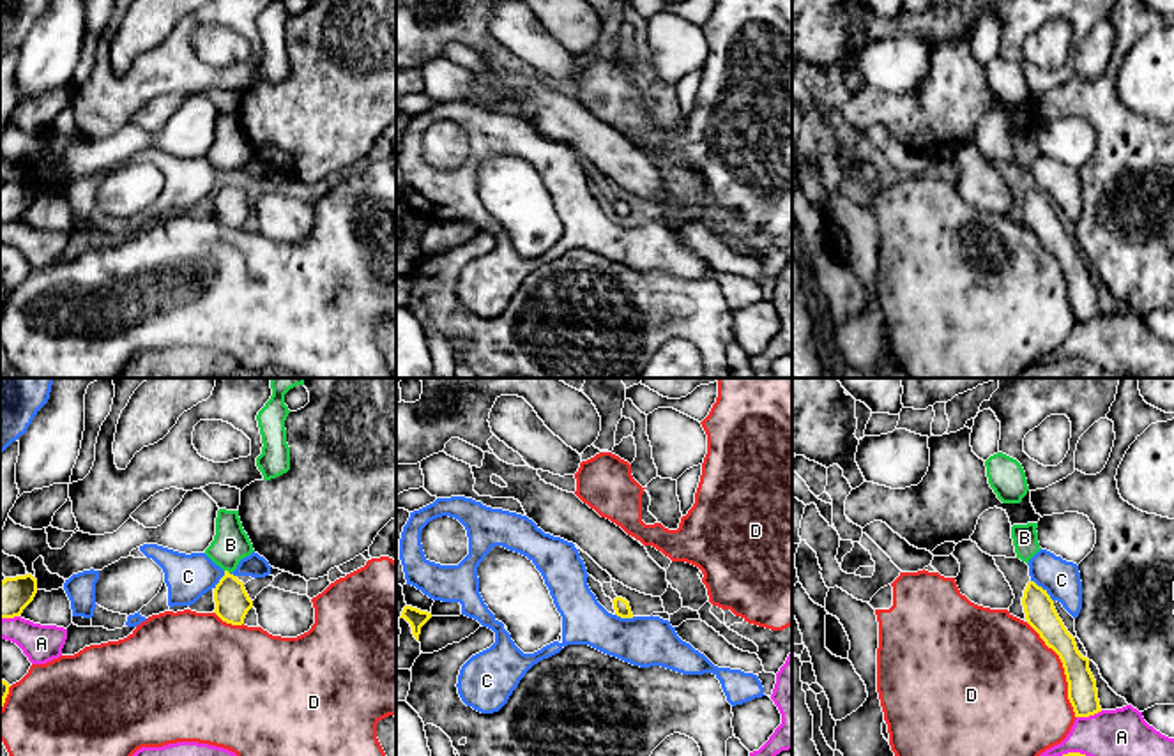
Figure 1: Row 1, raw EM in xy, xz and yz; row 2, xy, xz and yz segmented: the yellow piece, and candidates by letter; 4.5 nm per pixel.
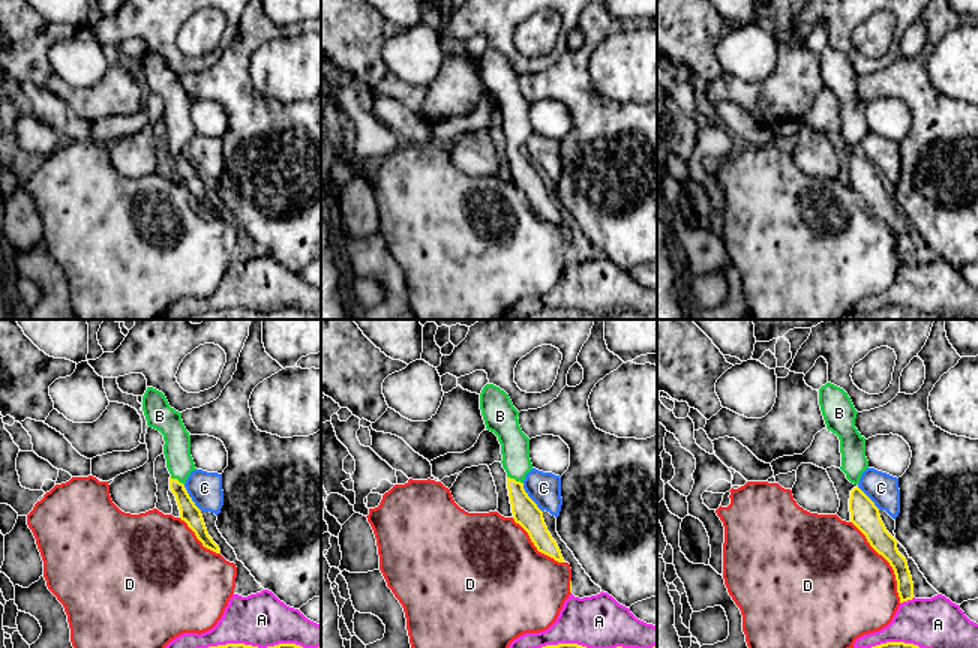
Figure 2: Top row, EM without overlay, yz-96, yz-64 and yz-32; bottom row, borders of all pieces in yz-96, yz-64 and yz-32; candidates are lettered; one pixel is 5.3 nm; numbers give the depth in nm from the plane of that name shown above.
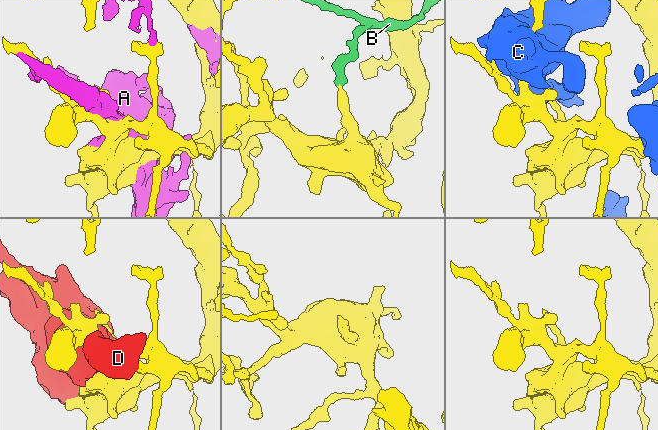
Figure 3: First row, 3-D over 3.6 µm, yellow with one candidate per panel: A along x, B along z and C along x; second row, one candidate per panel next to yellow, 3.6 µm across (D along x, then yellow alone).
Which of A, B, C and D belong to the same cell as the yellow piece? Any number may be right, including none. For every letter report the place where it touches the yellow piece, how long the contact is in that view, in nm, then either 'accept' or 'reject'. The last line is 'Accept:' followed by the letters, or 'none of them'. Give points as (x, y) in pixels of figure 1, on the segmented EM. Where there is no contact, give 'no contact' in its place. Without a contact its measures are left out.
A: contact yz (1090, 714); length 120 nm; reject
B: contact xy (227, 571); length 30 nm; accept
C: contact yz (1044, 590); length 140 nm; reject
D: contact yz (1065, 670); length 500 nm; reject
Accept: B

